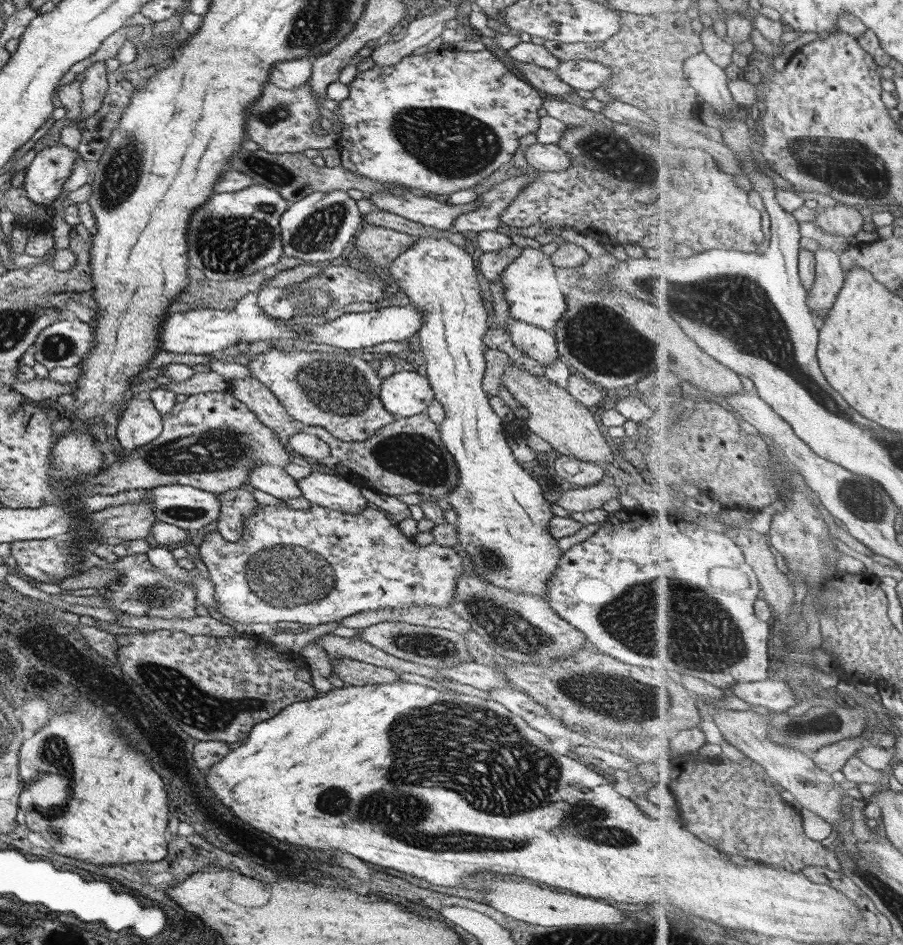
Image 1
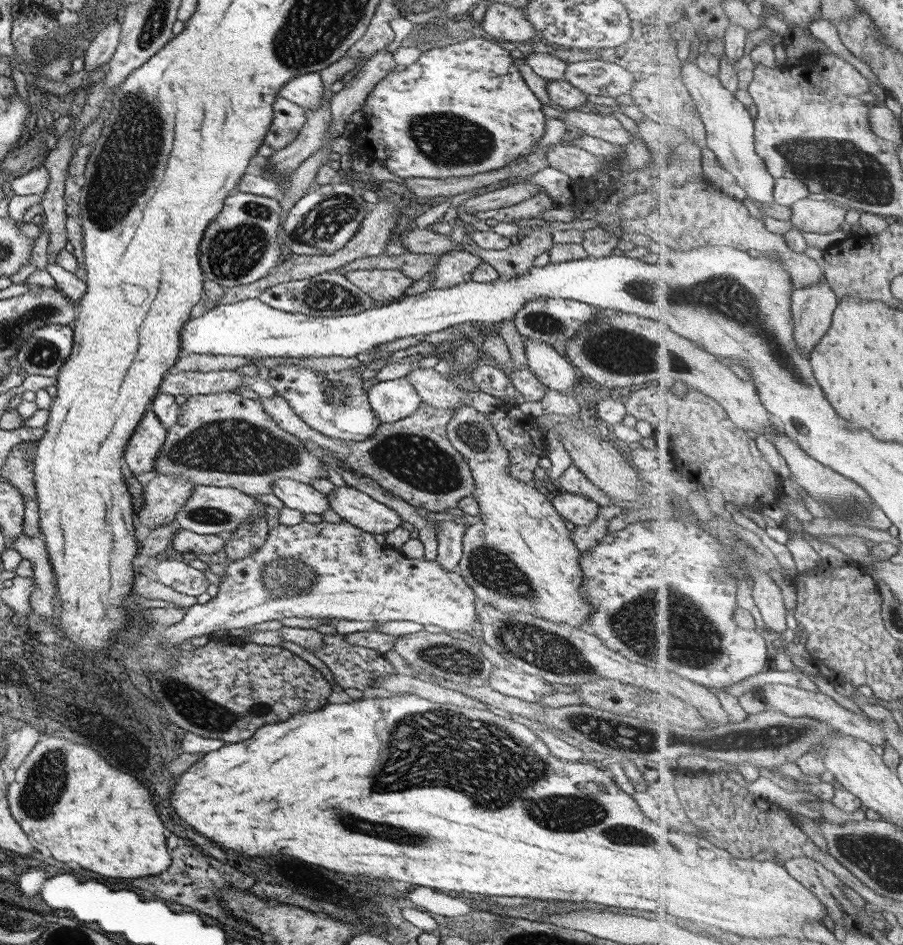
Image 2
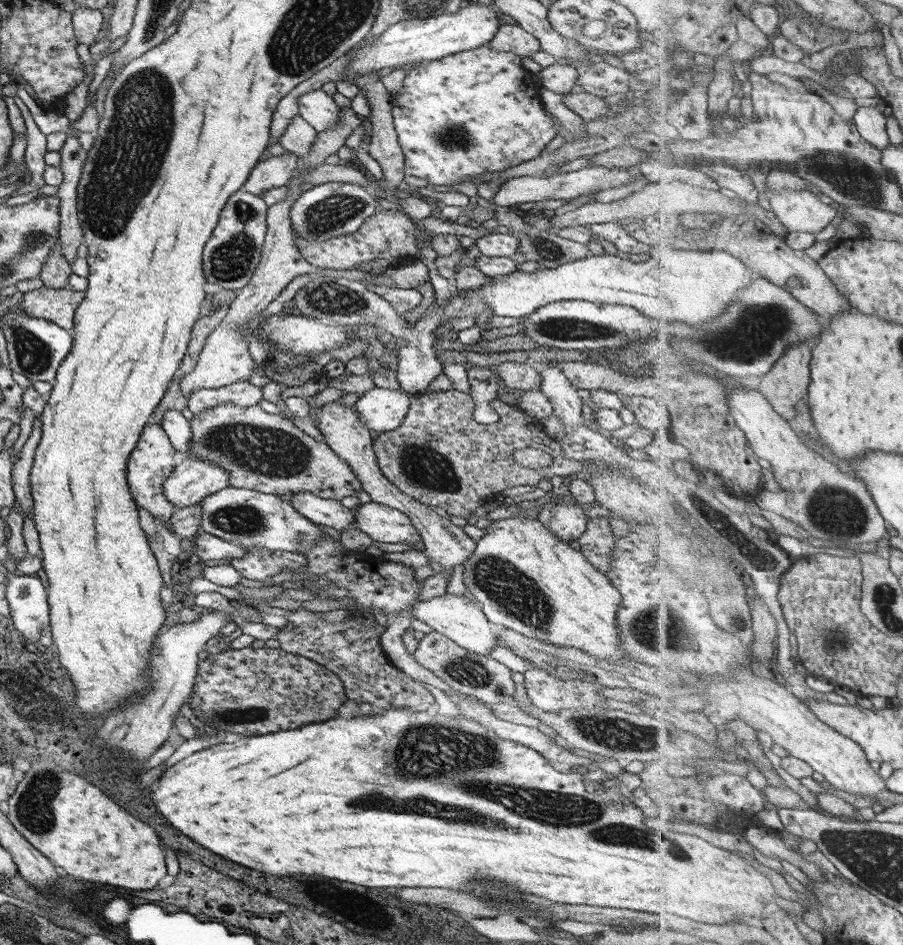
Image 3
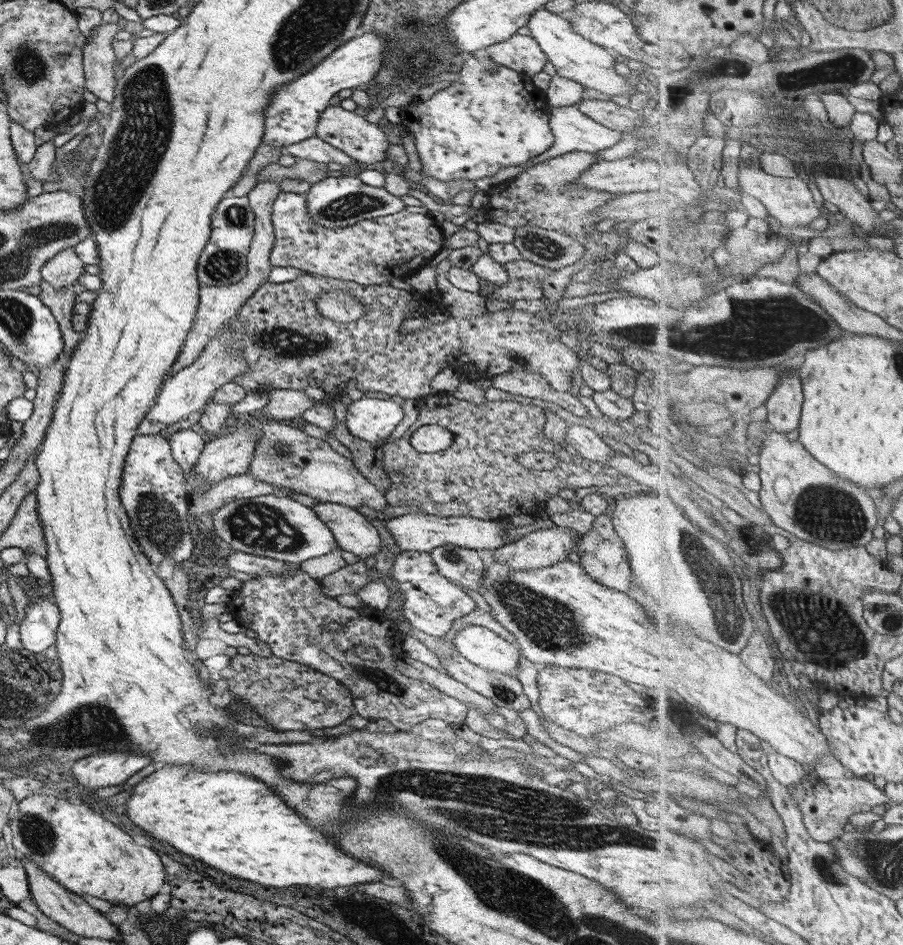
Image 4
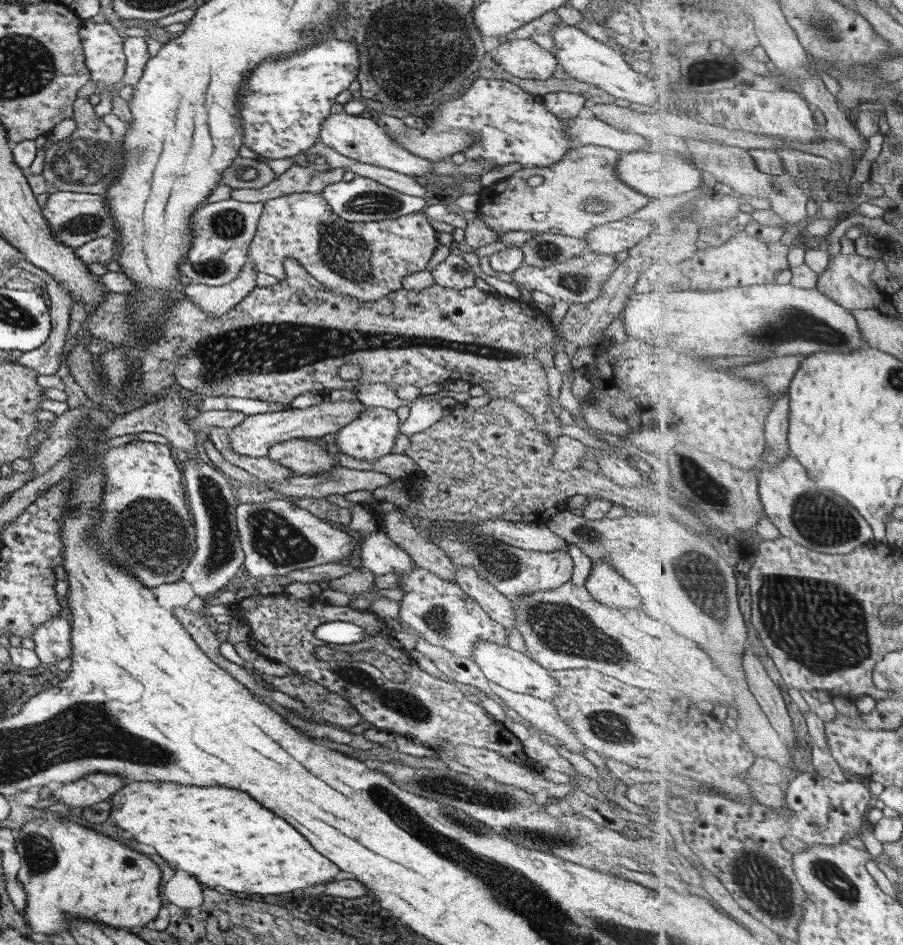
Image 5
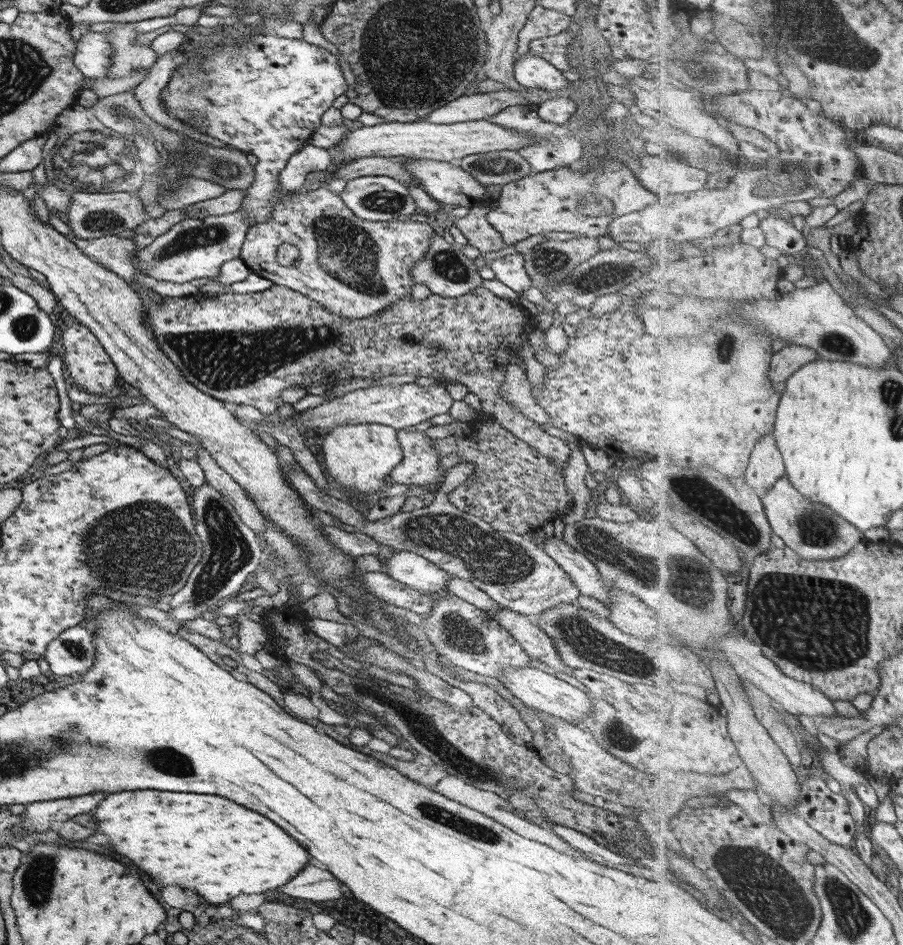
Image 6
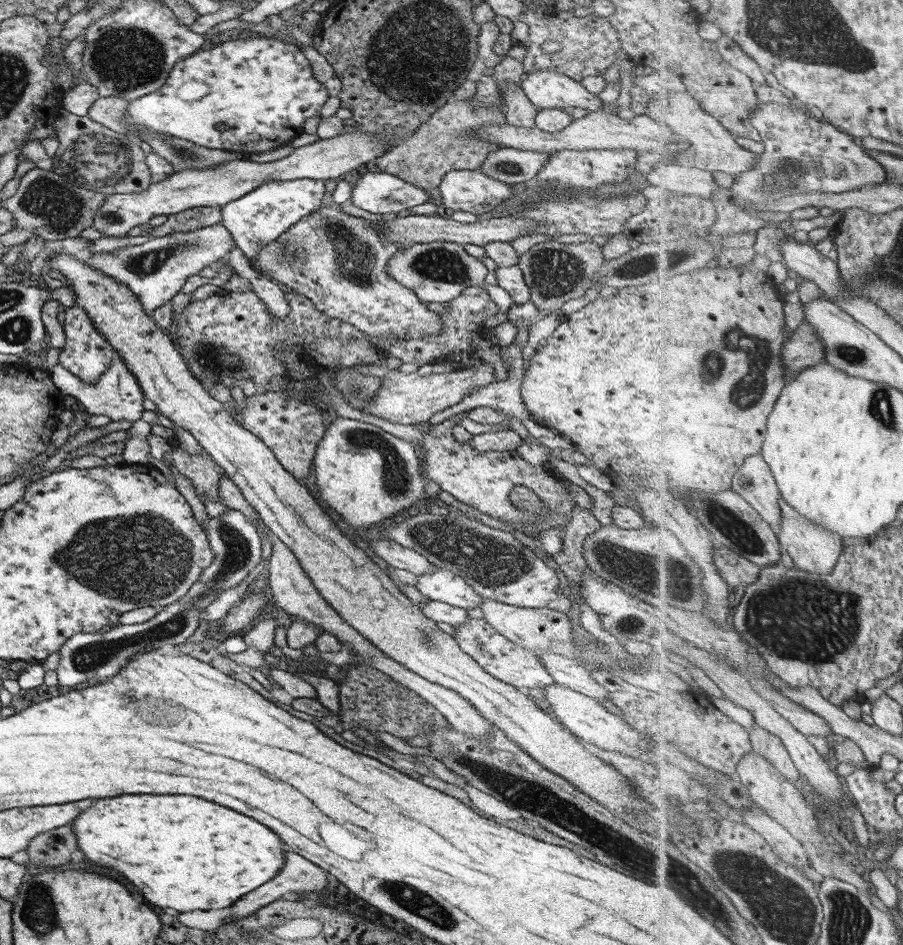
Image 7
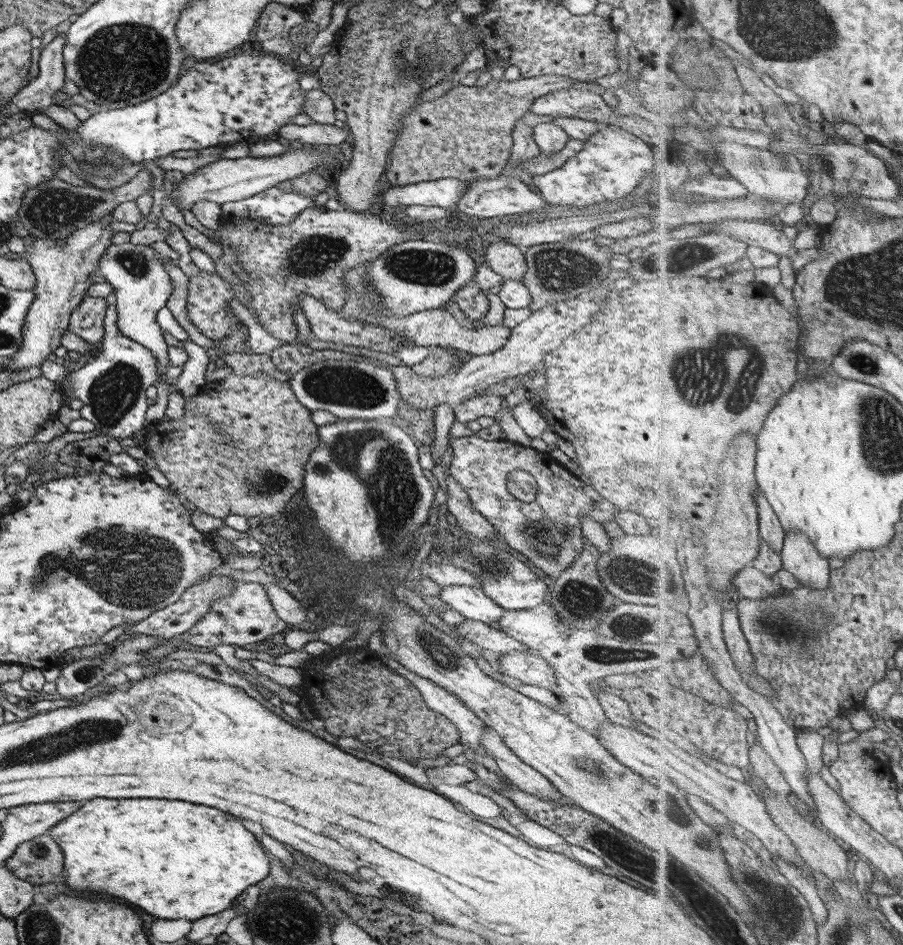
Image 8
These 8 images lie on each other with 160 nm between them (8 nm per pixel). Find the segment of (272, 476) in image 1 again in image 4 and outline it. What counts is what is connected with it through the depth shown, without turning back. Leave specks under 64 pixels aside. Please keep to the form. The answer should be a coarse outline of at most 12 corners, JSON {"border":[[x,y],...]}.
{"border":[[322,502],[312,511],[339,548],[373,562],[383,544],[356,509]]}

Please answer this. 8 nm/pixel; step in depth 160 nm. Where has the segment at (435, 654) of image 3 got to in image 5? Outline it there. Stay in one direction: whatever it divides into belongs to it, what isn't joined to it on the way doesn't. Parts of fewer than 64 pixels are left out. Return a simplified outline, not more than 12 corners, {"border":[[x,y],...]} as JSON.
{"border":[[489,690],[533,728],[551,735],[568,751],[585,746],[561,721],[551,702],[507,690]]}

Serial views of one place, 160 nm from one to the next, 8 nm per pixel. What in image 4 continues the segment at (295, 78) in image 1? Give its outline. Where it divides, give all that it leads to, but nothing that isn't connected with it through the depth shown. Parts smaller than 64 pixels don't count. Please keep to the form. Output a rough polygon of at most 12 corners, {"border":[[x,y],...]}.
{"border":[[327,105],[315,136],[354,162],[387,160],[377,125]]}

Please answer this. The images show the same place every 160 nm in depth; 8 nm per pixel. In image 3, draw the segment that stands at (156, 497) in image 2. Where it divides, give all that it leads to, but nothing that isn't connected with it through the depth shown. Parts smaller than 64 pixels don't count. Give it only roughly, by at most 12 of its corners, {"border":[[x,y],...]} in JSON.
{"border":[[178,457],[161,485],[175,509],[228,486],[220,466]]}

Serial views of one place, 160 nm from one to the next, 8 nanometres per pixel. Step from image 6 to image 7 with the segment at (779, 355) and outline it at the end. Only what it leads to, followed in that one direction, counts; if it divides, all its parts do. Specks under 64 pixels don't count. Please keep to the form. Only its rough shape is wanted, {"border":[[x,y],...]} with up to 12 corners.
{"border":[[806,318],[782,348],[793,373],[826,359],[826,348]]}

